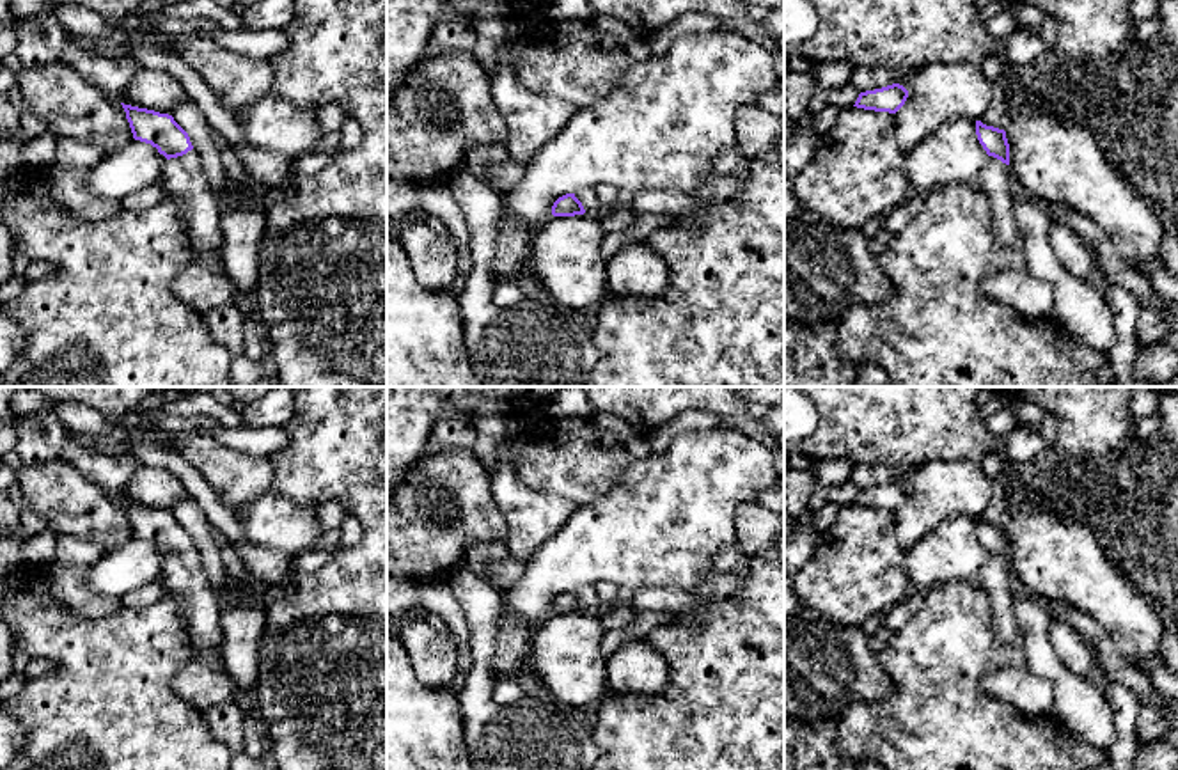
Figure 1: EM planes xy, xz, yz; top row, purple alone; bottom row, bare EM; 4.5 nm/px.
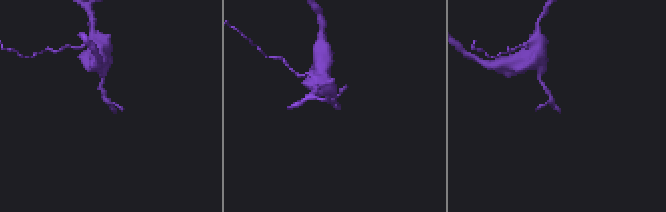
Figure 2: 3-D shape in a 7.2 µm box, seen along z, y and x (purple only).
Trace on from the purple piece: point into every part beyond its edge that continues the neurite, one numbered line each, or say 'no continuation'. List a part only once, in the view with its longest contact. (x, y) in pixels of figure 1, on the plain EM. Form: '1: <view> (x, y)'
1: xy (185, 577)

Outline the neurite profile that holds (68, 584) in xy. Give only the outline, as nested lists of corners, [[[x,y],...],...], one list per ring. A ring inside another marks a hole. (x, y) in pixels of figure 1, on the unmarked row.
[[[48,566],[48,584],[59,603],[89,619],[105,617],[122,607],[121,598],[99,596],[87,589],[87,568]]]

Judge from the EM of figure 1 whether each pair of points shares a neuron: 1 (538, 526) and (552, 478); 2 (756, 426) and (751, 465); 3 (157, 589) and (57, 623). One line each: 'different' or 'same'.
1: different
2: different
3: different

